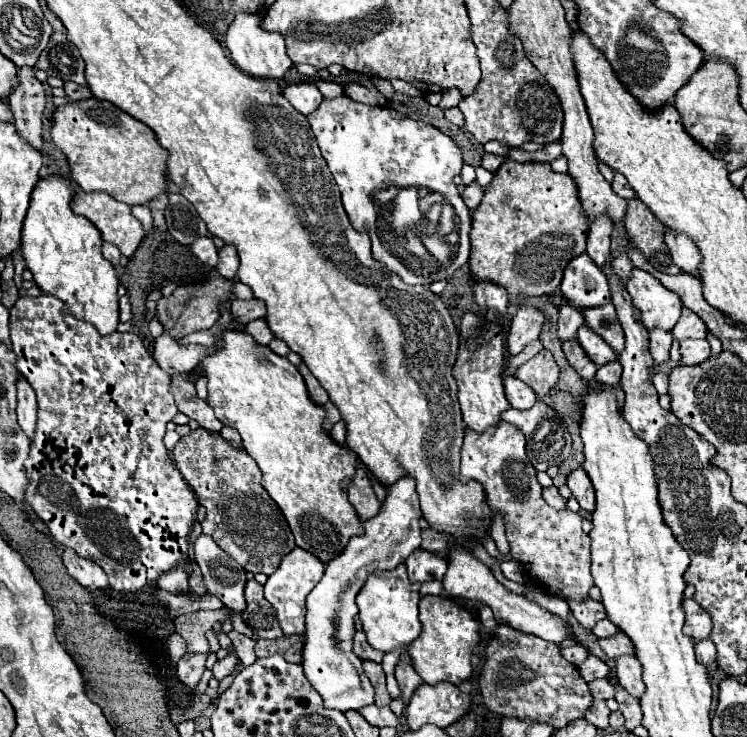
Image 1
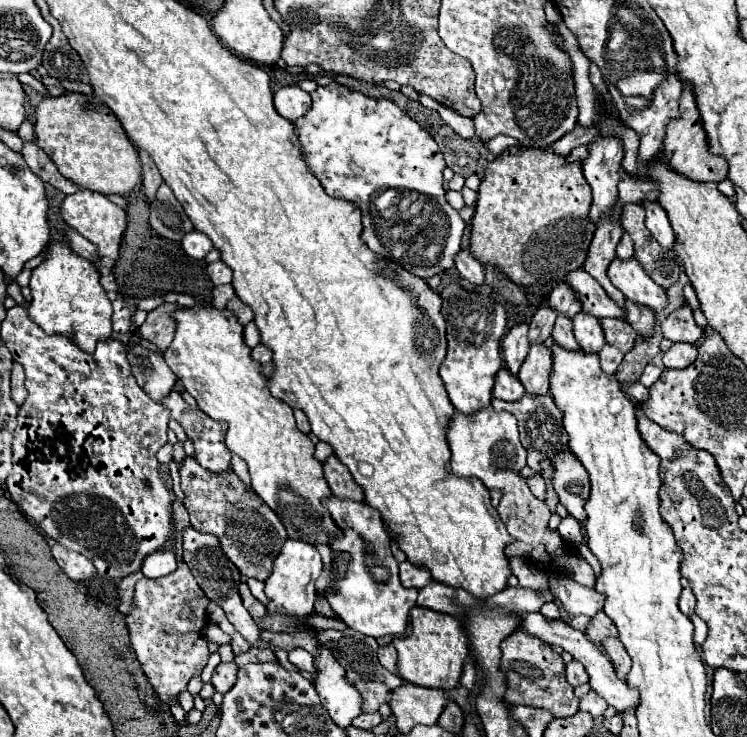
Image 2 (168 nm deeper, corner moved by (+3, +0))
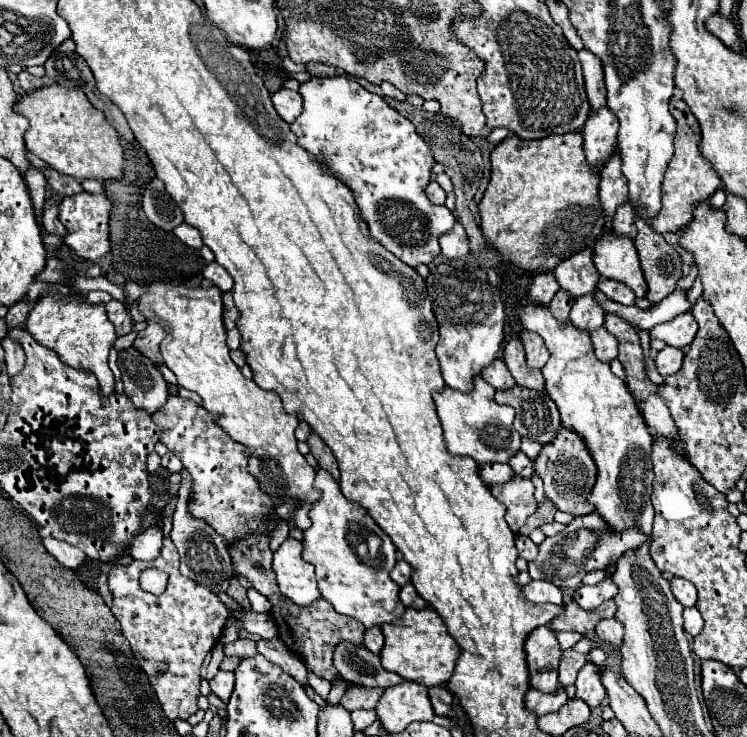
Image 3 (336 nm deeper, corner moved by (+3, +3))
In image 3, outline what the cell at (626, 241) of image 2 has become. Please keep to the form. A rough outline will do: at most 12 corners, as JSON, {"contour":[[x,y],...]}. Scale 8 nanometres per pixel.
{"contour":[[627,201],[613,217],[613,231],[633,239],[635,207]]}

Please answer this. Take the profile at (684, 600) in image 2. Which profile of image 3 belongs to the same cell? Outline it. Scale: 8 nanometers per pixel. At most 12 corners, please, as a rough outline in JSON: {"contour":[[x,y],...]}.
{"contour":[[673,577],[671,591],[683,607],[695,607],[697,589],[691,581]]}

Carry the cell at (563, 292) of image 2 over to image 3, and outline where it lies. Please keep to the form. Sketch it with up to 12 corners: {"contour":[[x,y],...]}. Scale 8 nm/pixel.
{"contour":[[583,249],[553,269],[571,297],[593,293],[599,271],[591,249]]}

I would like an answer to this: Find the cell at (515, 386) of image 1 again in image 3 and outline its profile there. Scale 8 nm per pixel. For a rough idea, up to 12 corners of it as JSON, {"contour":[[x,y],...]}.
{"contour":[[499,357],[481,375],[495,389],[515,385],[505,361]]}

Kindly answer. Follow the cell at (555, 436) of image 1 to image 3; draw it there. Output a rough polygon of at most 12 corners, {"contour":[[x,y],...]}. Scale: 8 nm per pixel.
{"contour":[[497,391],[495,401],[515,409],[515,429],[541,445],[561,427],[545,391]]}

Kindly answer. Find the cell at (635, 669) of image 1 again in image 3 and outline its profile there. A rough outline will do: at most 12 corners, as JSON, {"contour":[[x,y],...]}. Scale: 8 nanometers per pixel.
{"contour":[[601,619],[595,625],[597,639],[619,649],[623,643],[623,625]]}

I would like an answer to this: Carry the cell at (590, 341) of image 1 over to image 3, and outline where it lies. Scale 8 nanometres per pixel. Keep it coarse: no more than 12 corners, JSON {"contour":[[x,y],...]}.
{"contour":[[593,293],[575,299],[569,319],[585,331],[605,323]]}

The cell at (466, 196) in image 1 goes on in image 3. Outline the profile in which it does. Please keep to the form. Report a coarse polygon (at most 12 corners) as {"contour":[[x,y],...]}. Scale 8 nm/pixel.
{"contour":[[435,179],[425,187],[425,195],[435,205],[445,203],[445,191]]}

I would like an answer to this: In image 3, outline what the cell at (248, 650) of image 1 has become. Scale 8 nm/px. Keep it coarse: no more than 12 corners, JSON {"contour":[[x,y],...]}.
{"contour":[[237,639],[223,647],[225,657],[257,655],[255,641]]}

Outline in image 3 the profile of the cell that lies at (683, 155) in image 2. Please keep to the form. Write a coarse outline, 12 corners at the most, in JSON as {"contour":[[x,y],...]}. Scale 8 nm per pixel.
{"contour":[[673,99],[675,155],[661,185],[657,233],[679,233],[721,187],[699,151],[689,105]]}

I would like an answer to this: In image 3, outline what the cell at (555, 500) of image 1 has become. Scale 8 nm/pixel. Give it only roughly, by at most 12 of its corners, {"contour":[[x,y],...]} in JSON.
{"contour":[[517,451],[509,465],[515,473],[531,477],[531,459]]}

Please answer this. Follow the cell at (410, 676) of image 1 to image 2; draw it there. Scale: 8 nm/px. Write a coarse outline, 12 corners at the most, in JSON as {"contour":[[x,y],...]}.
{"contour":[[393,644],[379,648],[379,660],[397,674],[397,650]]}

